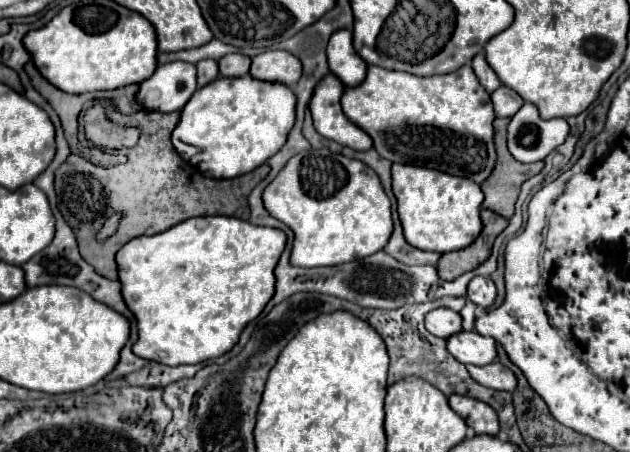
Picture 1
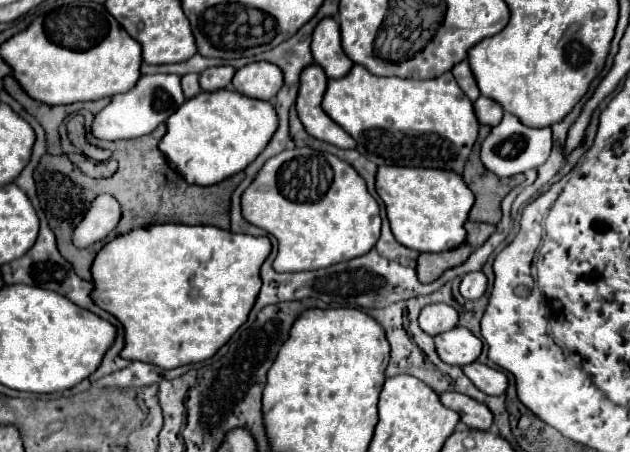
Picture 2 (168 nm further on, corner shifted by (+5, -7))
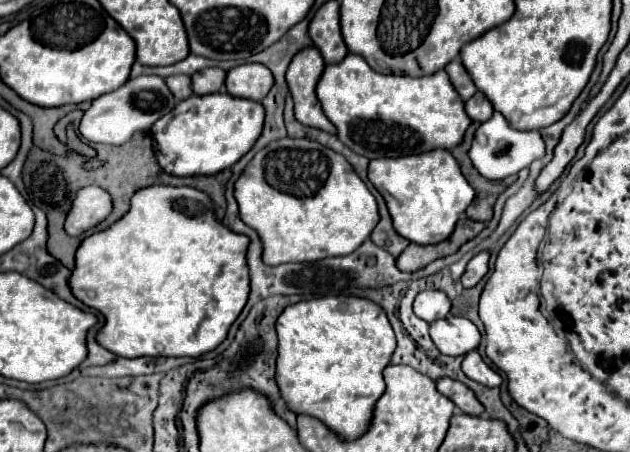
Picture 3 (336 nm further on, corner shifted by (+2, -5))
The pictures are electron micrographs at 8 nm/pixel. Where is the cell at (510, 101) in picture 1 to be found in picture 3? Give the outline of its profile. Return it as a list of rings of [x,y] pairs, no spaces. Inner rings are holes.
[[[480,91],[474,93],[474,95],[464,103],[464,109],[466,109],[468,117],[470,117],[472,121],[478,121],[478,123],[488,121],[488,119],[492,117],[492,113],[494,113],[492,103],[490,103]]]

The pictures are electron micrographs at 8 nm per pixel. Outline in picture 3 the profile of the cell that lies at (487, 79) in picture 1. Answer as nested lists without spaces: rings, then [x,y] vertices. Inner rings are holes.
[[[452,59],[444,69],[446,69],[446,73],[450,77],[450,83],[456,89],[456,93],[462,97],[462,101],[468,101],[476,93],[476,87],[474,87],[468,71],[460,63],[460,59]]]

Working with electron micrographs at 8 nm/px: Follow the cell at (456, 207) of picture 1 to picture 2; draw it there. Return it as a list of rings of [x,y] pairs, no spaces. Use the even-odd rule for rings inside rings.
[[[379,167],[377,193],[385,203],[395,239],[419,253],[443,253],[465,243],[465,221],[475,203],[473,193],[457,173],[443,169]]]

